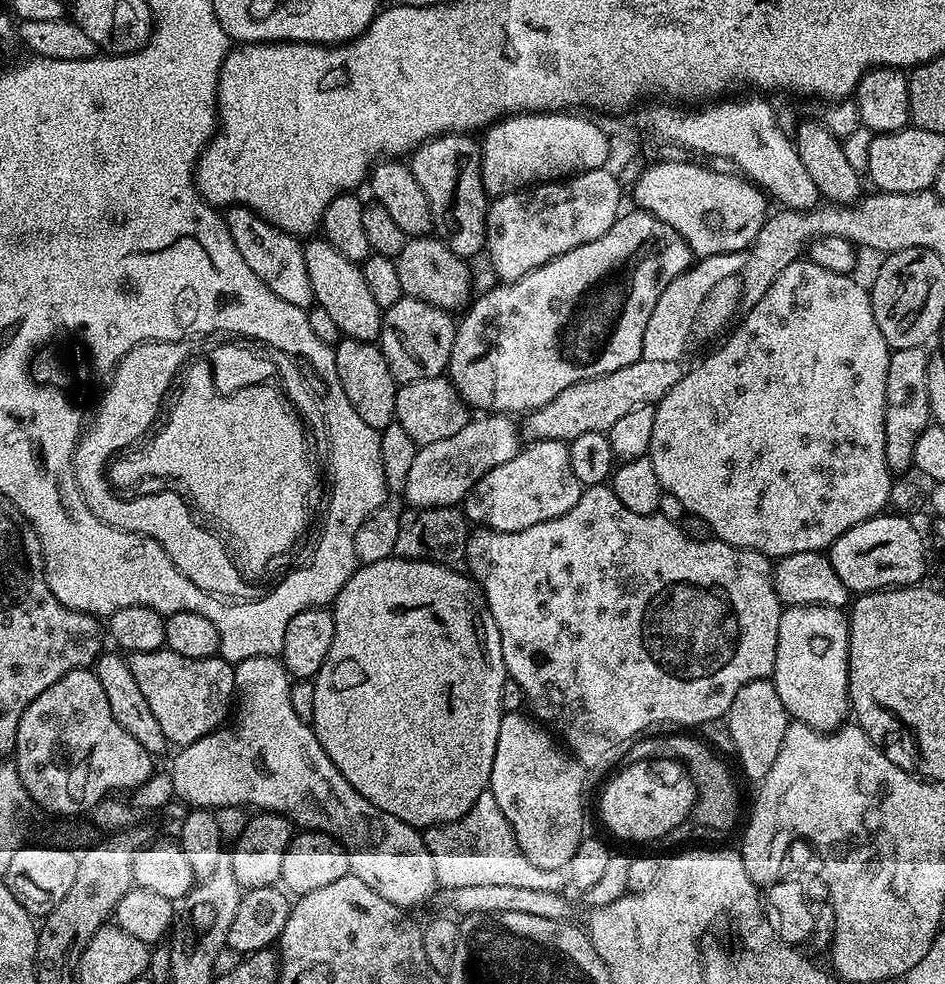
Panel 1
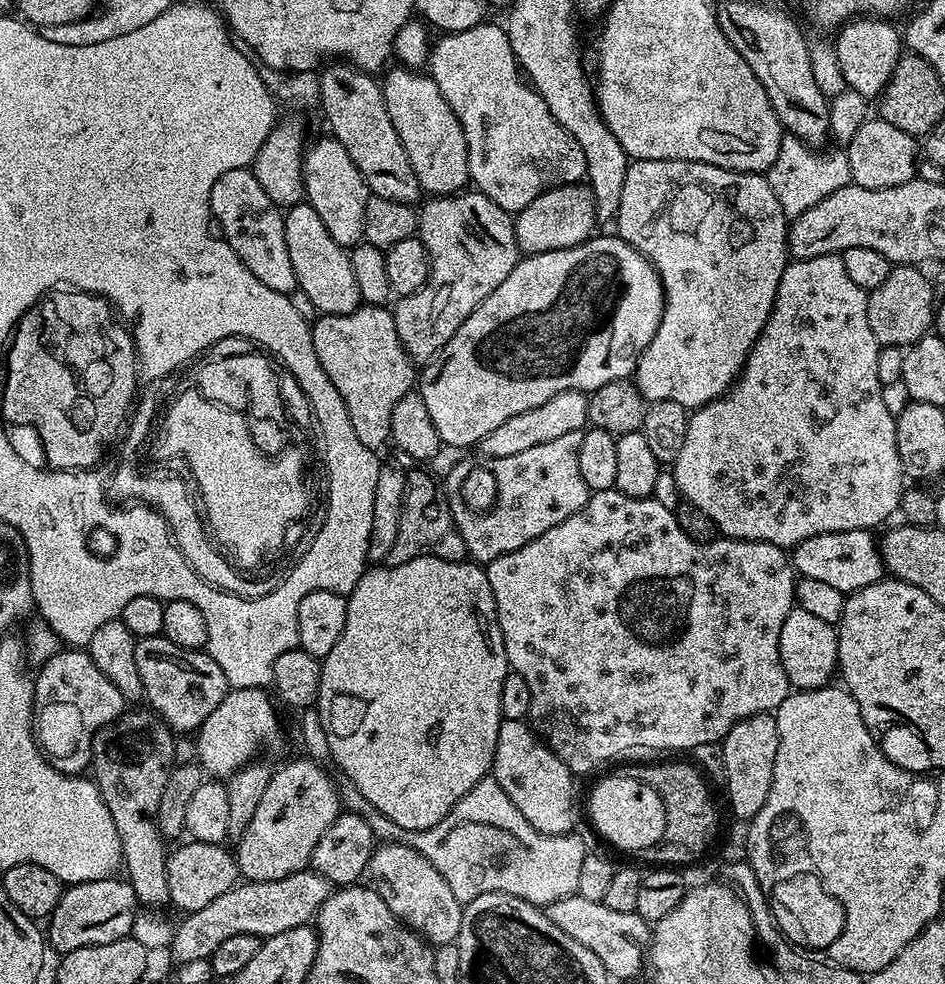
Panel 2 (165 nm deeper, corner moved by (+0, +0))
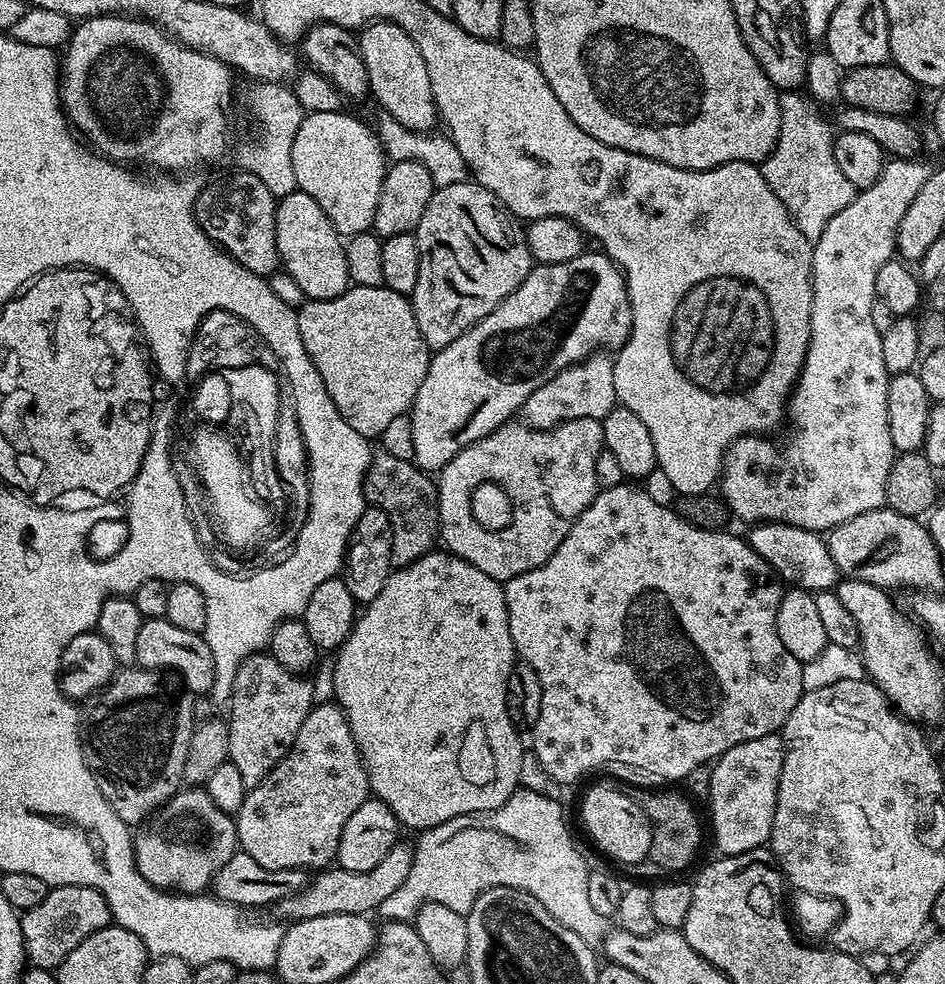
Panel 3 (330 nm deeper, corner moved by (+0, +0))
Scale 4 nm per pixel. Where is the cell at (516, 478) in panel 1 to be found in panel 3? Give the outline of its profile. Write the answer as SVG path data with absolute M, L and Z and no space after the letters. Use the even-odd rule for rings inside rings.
M574 418L570 422L562 422L553 428L530 428L523 422L509 422L498 430L486 434L486 438L466 446L438 473L436 502L440 509L439 539L442 541L443 547L451 555L470 562L470 566L478 566L478 570L482 570L482 574L490 574L490 578L501 582L514 578L518 574L526 574L526 570L534 570L538 566L542 566L548 561L550 554L554 554L554 550L558 550L558 546L562 546L562 538L566 538L566 534L570 534L570 526L574 526L574 522L582 514L582 510L586 510L586 506L590 506L590 502L595 498L598 489L594 478L594 462L602 451L605 451L604 426L601 421L594 418Z

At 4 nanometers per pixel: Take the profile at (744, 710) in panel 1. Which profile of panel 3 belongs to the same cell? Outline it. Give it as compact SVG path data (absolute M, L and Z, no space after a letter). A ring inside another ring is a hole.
M771 732L762 738L738 742L738 746L726 750L711 765L707 803L712 804L712 836L716 839L717 853L733 856L769 843L783 761L783 735Z

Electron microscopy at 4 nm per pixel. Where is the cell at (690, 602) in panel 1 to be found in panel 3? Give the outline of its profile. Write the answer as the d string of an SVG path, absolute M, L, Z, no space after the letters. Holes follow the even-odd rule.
M625 482L613 488L597 491L595 498L590 502L590 506L586 506L586 510L582 510L582 514L574 522L574 526L570 526L570 534L566 534L566 538L562 538L562 546L558 546L558 550L554 550L554 554L550 554L550 558L545 564L534 570L526 570L526 574L518 574L514 578L503 581L502 584L506 598L506 614L510 622L510 638L516 647L516 655L523 663L532 667L534 674L538 674L538 682L542 686L542 710L538 710L538 722L534 722L534 726L530 729L530 736L532 736L530 752L531 755L532 752L536 755L541 770L550 779L557 780L560 784L568 784L571 780L586 775L591 768L600 768L603 764L625 764L628 768L641 768L642 771L649 772L652 776L661 776L664 780L683 781L690 770L694 770L695 767L711 765L722 754L726 754L726 750L738 746L738 742L746 742L750 738L762 738L771 732L779 733L790 718L794 706L798 706L798 702L805 693L802 686L802 661L794 658L794 654L790 654L790 650L786 650L786 646L782 646L782 638L778 638L776 615L782 595L782 584L776 573L772 571L771 566L749 546L747 539L740 537L739 540L738 537L731 536L731 531L728 530L711 532L710 530L702 530L698 526L690 526L671 507L658 506L658 502L653 502L645 494L643 487L631 488L630 484Z

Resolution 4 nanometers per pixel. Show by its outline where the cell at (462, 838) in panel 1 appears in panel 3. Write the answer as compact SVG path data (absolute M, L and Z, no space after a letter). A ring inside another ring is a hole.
M521 786L498 810L475 812L450 822L442 822L433 828L425 828L412 848L412 865L406 874L406 882L382 902L378 910L385 921L403 920L412 922L416 919L416 909L421 904L441 904L450 906L450 910L467 914L474 906L476 899L491 888L513 888L530 894L553 918L558 918L566 930L574 930L582 942L596 946L603 941L610 928L609 917L597 914L588 900L586 878L590 864L584 861L582 853L576 849L572 836L568 833L568 824L564 821L564 808L556 800L535 792L532 788Z

